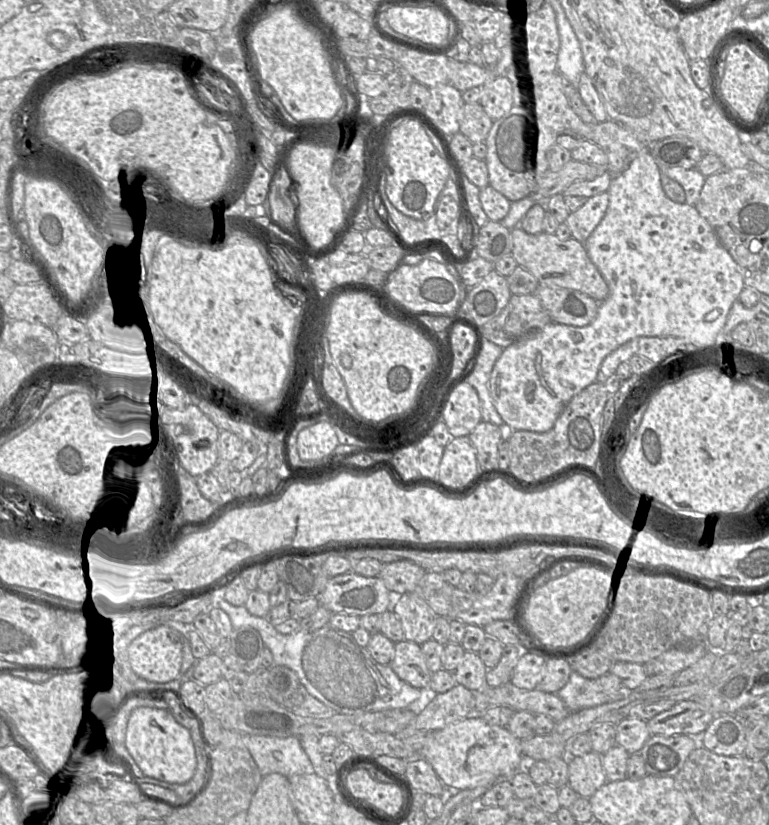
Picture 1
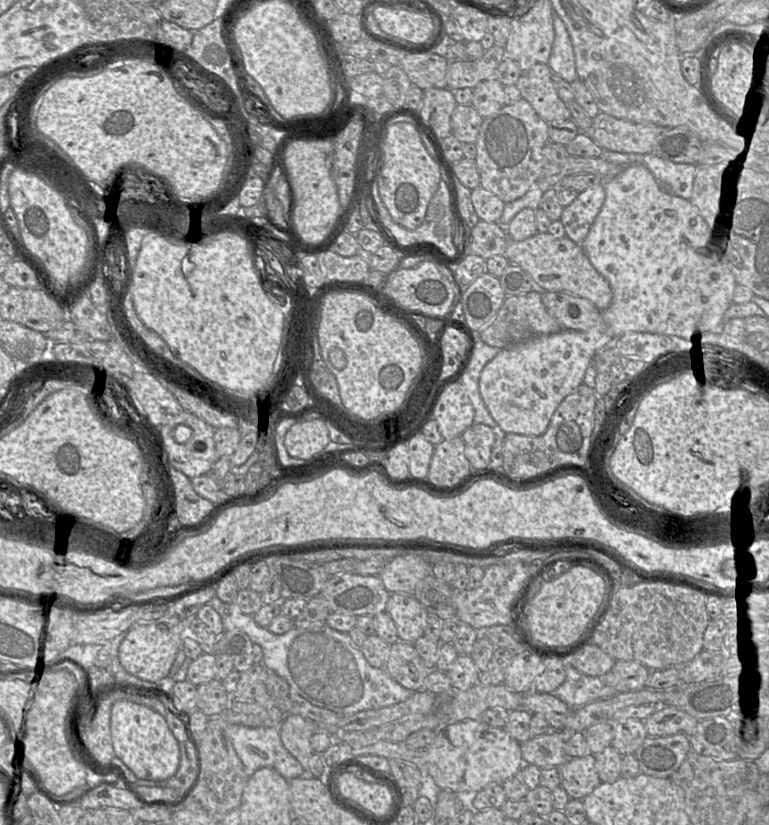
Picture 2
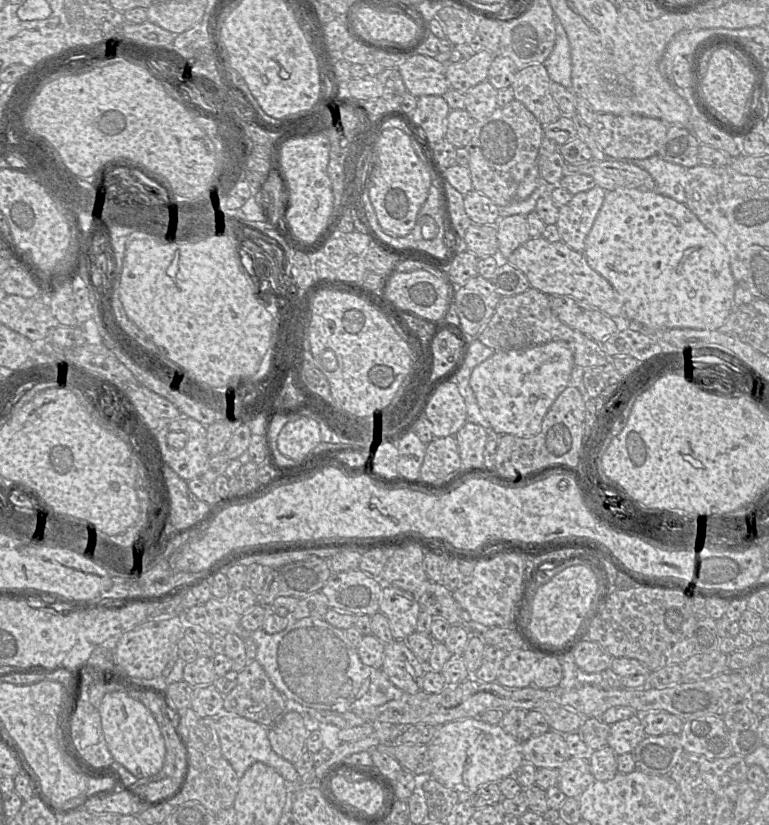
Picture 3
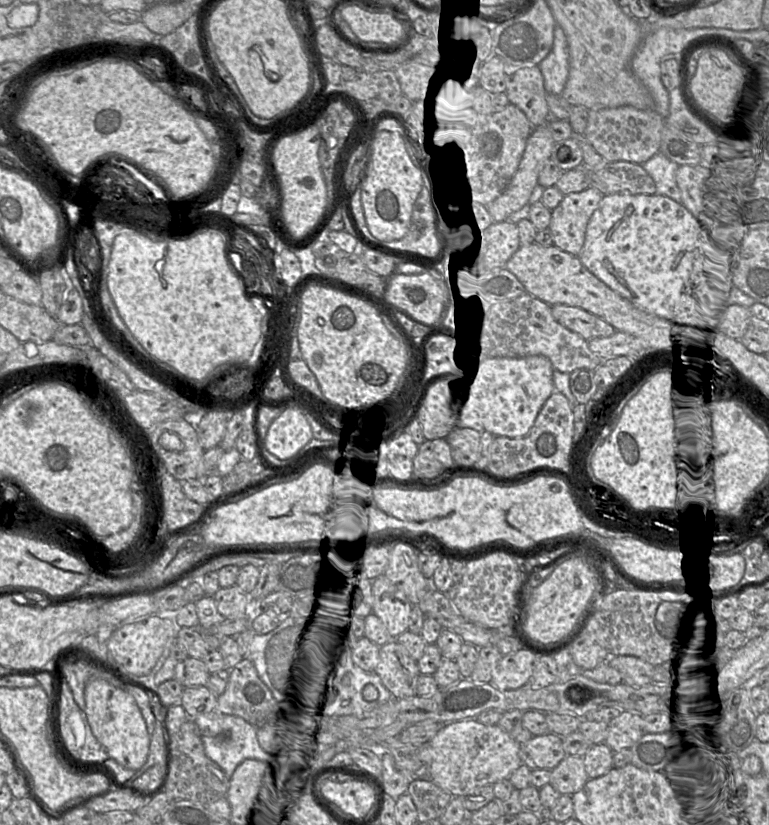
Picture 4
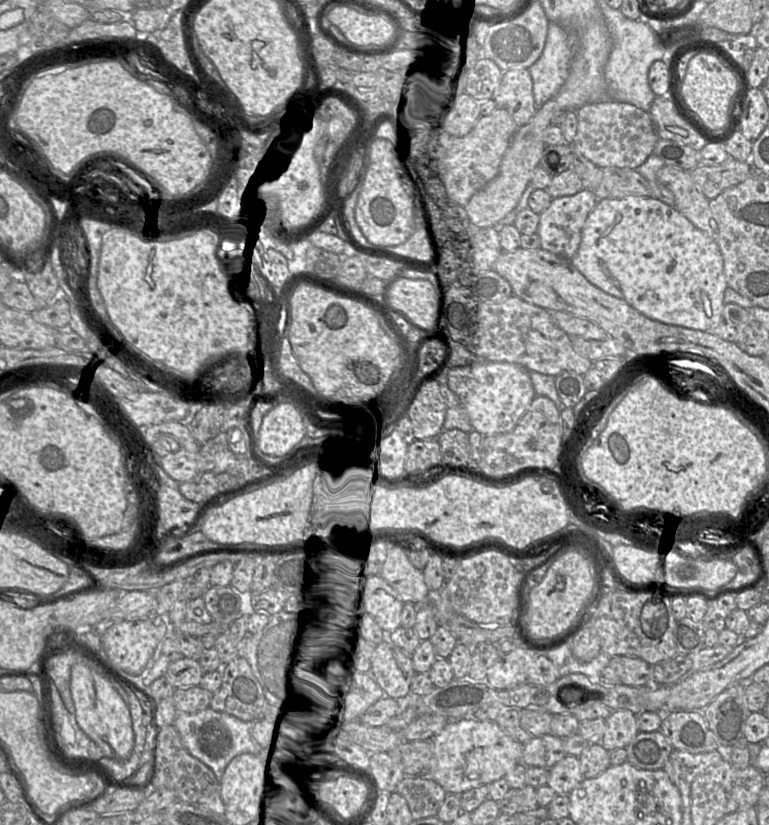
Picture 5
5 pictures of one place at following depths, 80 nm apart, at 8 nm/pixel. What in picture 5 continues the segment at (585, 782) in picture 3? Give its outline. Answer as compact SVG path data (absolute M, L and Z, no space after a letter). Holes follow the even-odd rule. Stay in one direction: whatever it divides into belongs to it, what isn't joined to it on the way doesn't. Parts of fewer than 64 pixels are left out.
M566 755L549 769L547 784L557 795L569 795L584 779L579 758L577 756Z

